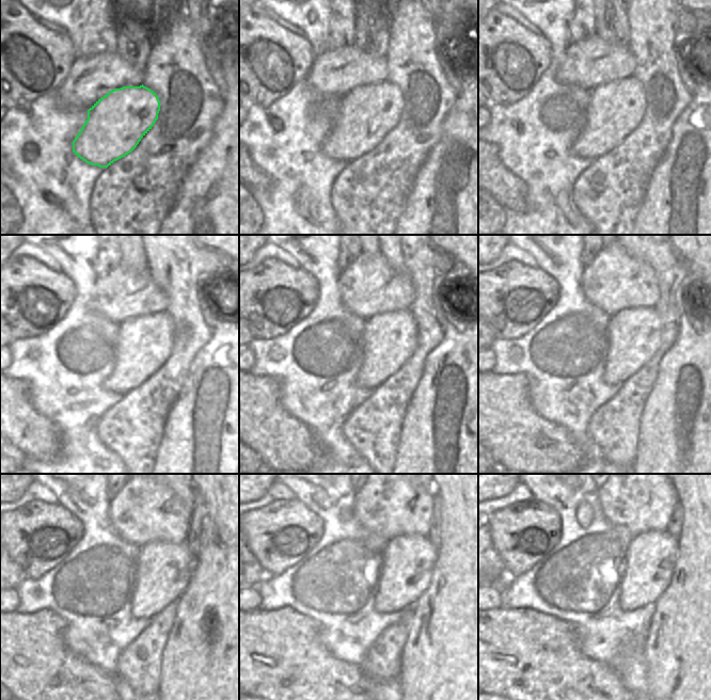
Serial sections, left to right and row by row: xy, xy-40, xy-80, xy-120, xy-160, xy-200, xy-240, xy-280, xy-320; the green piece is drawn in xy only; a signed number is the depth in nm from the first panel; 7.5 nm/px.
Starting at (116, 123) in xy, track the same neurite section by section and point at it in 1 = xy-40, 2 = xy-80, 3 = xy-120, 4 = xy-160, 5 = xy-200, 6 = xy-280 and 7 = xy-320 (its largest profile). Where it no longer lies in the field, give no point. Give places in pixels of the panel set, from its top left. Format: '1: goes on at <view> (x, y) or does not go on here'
1: goes on at xy-40 (368, 113)
2: goes on at xy-80 (616, 109)
3: goes on at xy-120 (144, 343)
4: goes on at xy-160 (389, 338)
5: goes on at xy-200 (634, 334)
6: goes on at xy-280 (408, 563)
7: goes on at xy-320 (651, 556)

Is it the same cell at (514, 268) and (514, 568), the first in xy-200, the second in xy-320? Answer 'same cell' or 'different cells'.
same cell

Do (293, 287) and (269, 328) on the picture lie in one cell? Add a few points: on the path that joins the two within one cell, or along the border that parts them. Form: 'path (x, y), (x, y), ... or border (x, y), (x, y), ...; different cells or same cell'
path (282, 298), (275, 304), (275, 318); same cell

